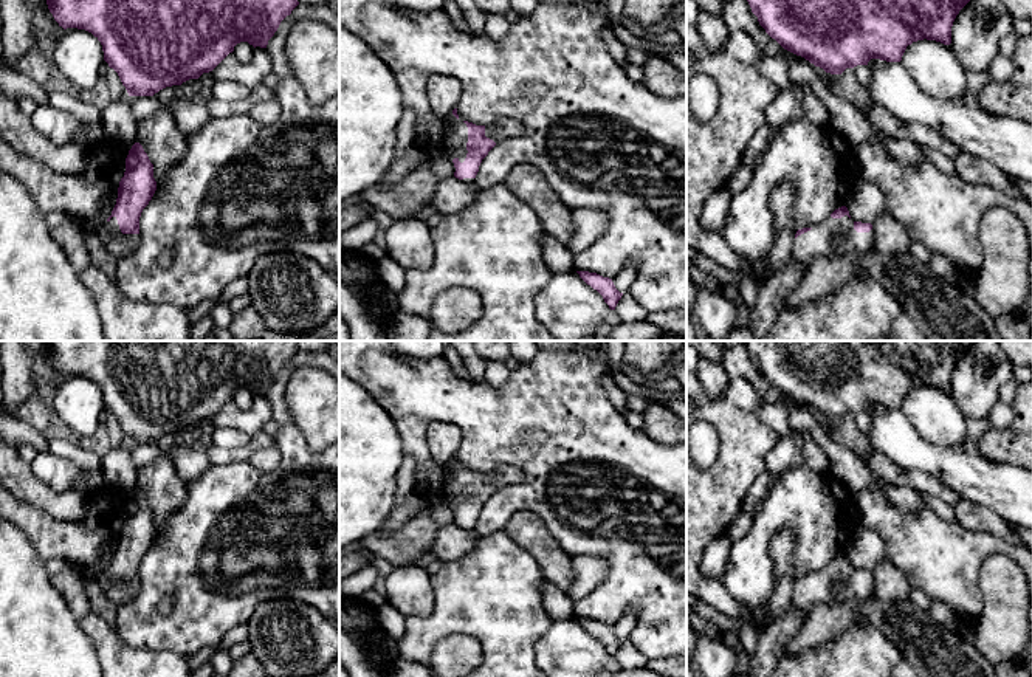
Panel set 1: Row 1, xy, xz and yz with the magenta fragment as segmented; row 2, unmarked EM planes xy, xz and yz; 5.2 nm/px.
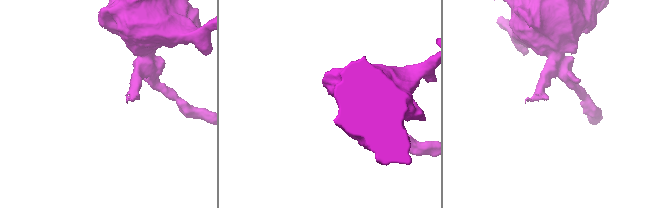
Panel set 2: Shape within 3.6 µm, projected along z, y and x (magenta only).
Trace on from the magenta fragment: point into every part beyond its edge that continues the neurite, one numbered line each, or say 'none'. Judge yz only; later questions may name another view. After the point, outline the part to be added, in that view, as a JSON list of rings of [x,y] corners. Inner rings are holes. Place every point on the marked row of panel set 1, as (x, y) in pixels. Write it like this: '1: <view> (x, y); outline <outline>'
1: yz (831, 237); outline [[[826,218],[795,239],[792,259],[769,279],[758,284],[758,299],[750,311],[748,328],[758,341],[772,330],[784,299],[804,279],[804,268],[817,257],[846,256],[874,248],[874,231],[857,232],[854,220]]]

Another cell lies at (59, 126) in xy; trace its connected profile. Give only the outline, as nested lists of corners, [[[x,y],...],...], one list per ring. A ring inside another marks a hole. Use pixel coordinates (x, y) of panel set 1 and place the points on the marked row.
[[[50,104],[37,105],[31,115],[34,129],[57,146],[73,144],[79,121],[68,112]]]

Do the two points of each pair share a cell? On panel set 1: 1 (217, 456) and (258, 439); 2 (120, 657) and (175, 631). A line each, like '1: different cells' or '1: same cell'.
1: same cell
2: different cells

